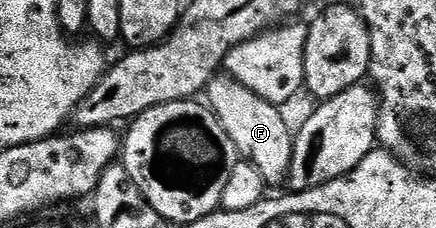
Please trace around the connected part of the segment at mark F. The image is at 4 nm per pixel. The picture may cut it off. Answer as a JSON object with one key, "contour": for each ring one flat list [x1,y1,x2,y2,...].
{"contour":[[217,76,209,82,206,102,218,116,222,128,226,128,226,136,234,140,237,155,256,168,269,187,283,183,292,163,294,133,282,121,280,107,262,100,262,96,227,76]]}

